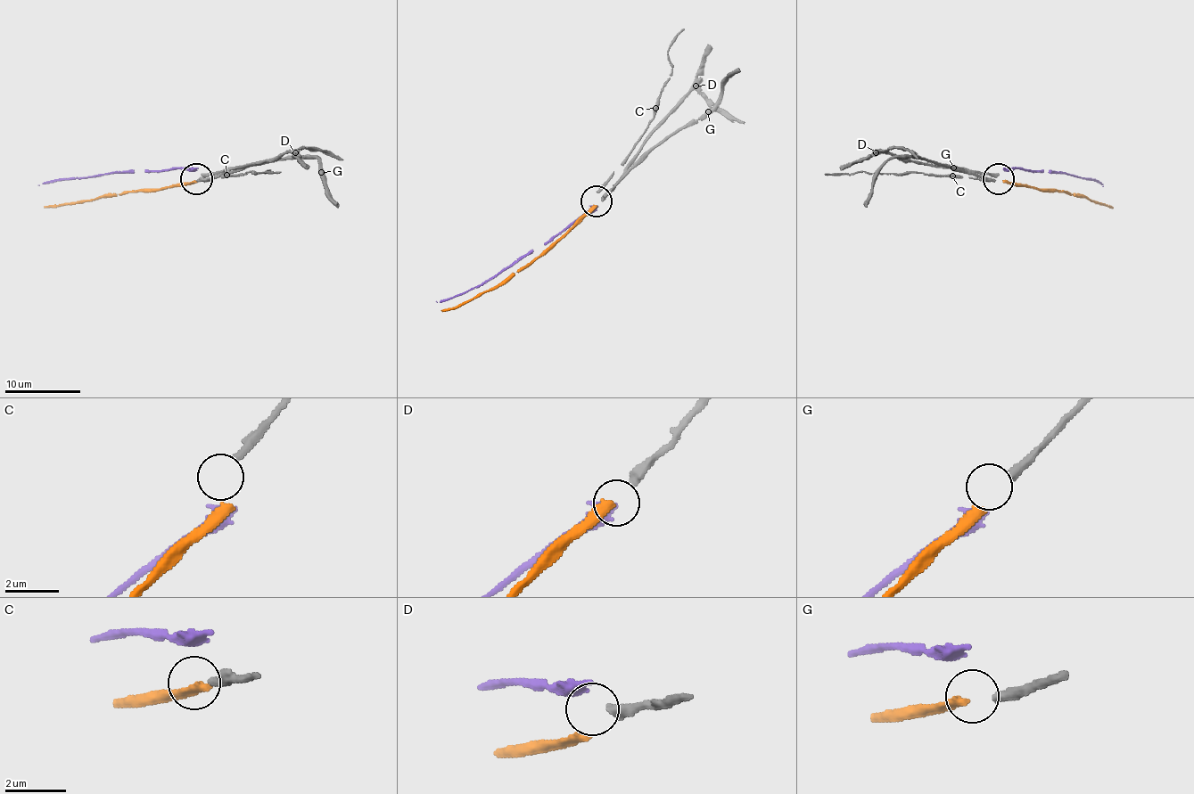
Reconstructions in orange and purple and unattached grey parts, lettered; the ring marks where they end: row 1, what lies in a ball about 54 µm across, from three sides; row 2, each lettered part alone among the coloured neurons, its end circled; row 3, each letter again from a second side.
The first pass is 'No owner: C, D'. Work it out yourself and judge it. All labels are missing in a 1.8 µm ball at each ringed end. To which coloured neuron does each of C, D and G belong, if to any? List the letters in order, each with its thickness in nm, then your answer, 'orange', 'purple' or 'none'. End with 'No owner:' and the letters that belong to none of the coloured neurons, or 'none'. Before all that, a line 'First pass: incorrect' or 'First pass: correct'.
First pass: correct
C: 320 nm thick; none
D: 360 nm thick; none
G: 340 nm thick; orange
No owner: C, D

